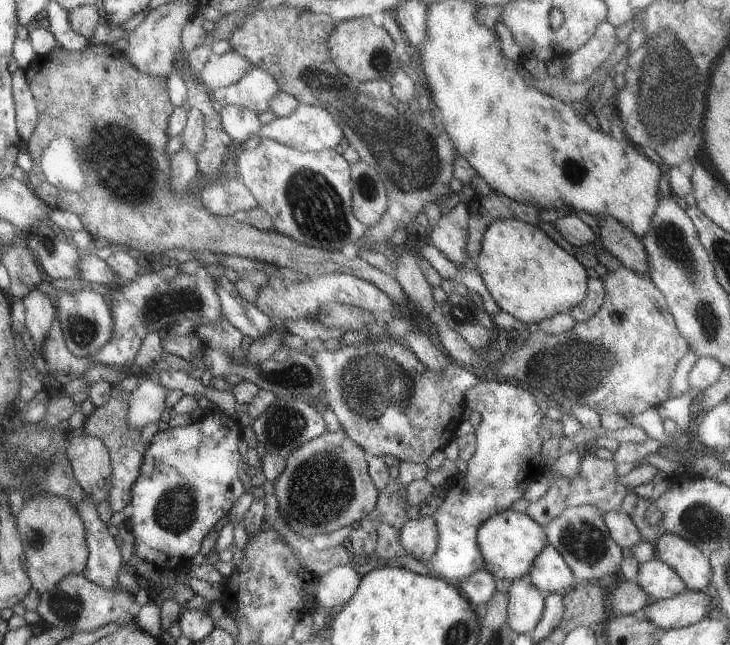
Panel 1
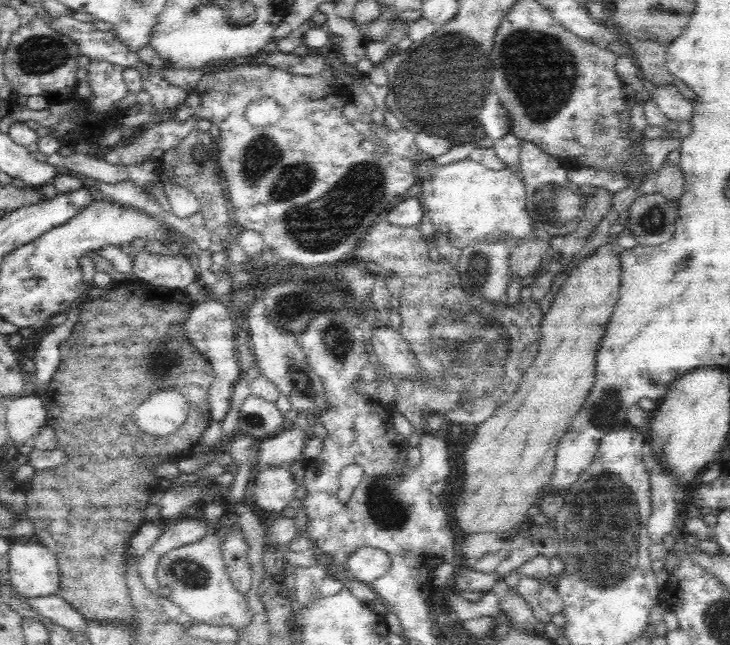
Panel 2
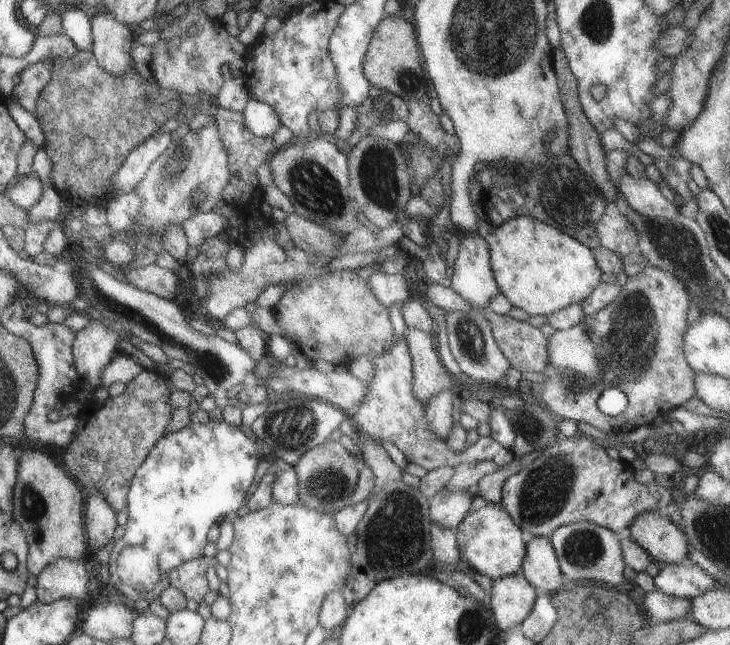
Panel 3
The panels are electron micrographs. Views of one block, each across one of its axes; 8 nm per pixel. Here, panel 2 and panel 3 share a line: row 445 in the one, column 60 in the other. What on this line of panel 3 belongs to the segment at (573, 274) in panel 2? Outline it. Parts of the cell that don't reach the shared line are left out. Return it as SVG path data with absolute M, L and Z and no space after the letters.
M17 450L18 455L18 464L17 464L17 482L15 482L15 488L13 488L13 516L15 516L14 521L17 522L19 528L24 532L25 540L27 543L27 552L26 552L26 569L29 574L36 576L47 563L51 563L51 560L58 558L68 558L69 560L79 560L79 558L85 558L88 555L88 552L85 548L85 535L83 528L83 512L81 509L84 508L84 500L81 498L81 490L77 487L75 480L67 476L67 473L63 472L61 466L57 464L51 457L45 455L41 451L37 450Z

